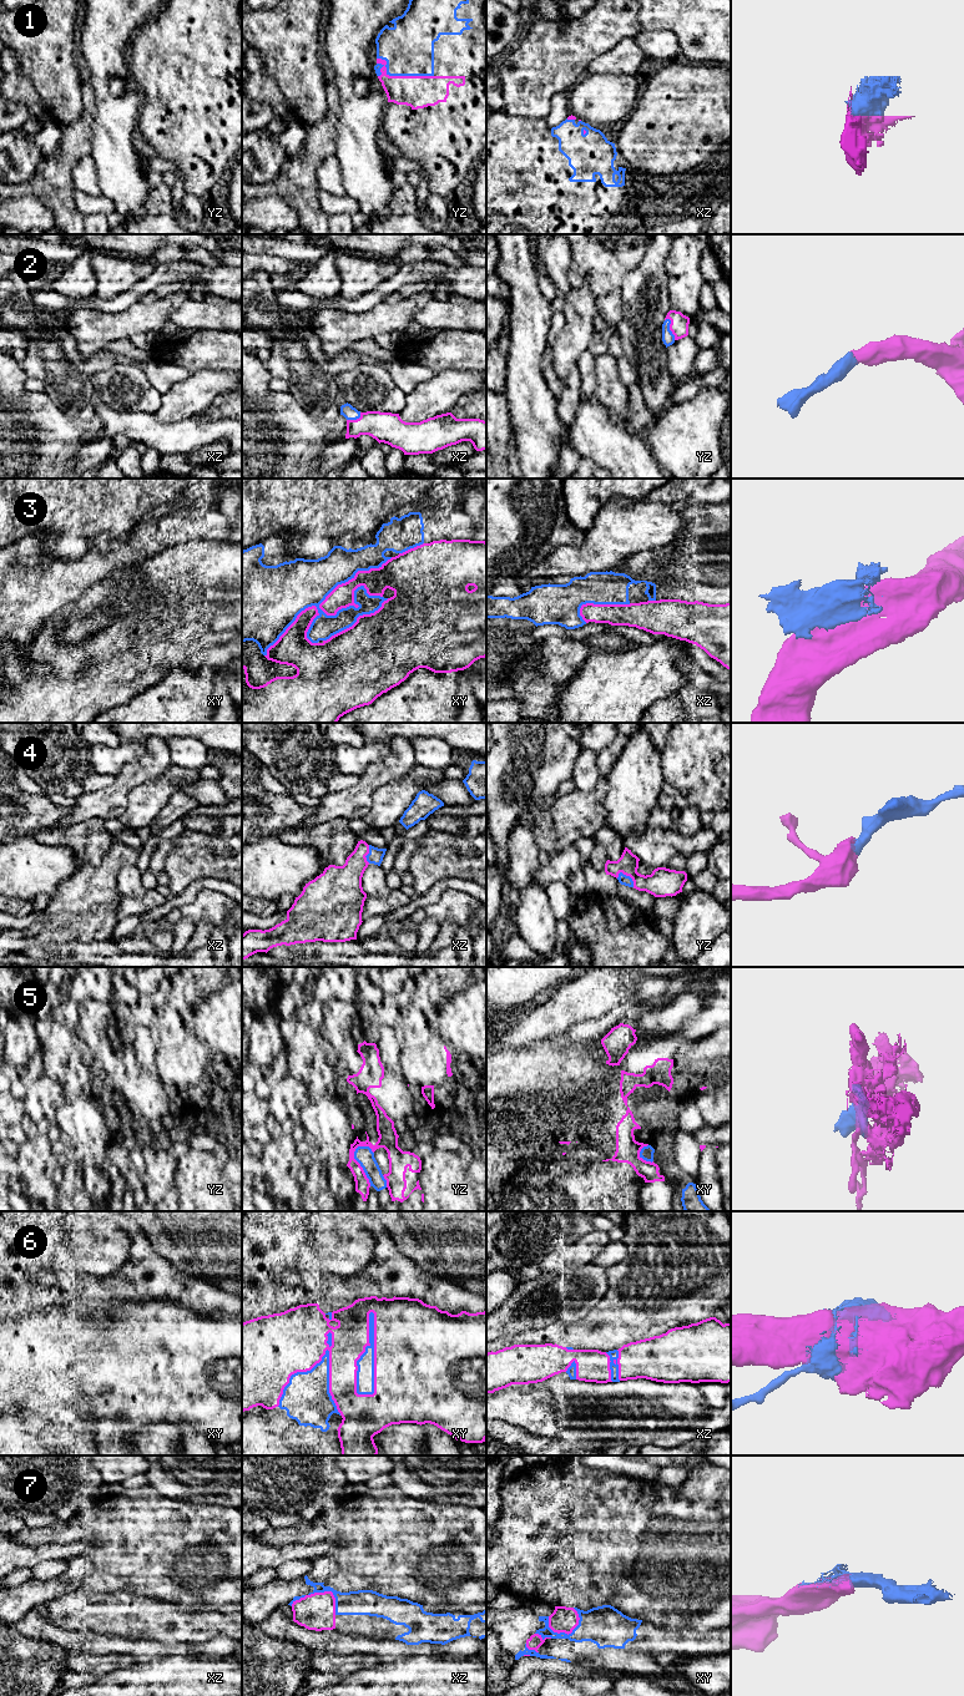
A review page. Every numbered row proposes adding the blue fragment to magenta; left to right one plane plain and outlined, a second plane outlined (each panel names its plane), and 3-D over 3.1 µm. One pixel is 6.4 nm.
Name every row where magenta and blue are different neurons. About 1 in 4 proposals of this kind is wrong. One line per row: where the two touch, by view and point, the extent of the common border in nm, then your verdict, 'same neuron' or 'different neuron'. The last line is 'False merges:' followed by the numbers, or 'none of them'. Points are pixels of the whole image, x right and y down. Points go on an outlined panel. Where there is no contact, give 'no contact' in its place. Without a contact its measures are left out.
1: yz (400, 76) | 380 nm | same neuron
2: yz (670, 328) | 160 nm | same neuron
3: xy (324, 600) | 1050 nm | different neuron
4: yz (629, 875) | 140 nm | same neuron
5: yz (359, 1165) | 280 nm | different neuron
6: xy (363, 1352) | 550 nm | same neuron
7: xy (571, 1631) | 220 nm | same neuron
False merges: 3, 5

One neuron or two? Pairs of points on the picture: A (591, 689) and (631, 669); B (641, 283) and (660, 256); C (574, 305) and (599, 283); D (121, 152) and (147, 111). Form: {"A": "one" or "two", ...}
{"A": "one", "B": "one", "C": "two", "D": "two"}

